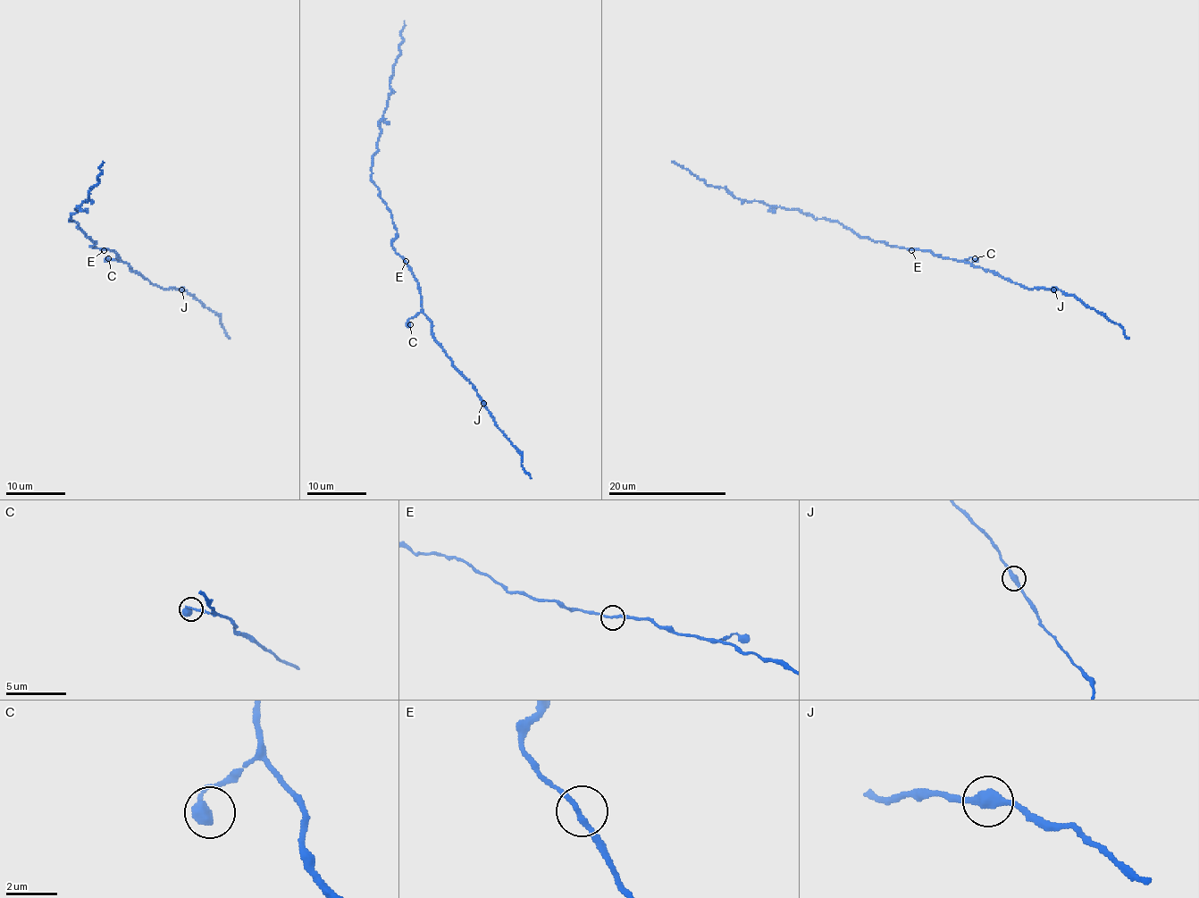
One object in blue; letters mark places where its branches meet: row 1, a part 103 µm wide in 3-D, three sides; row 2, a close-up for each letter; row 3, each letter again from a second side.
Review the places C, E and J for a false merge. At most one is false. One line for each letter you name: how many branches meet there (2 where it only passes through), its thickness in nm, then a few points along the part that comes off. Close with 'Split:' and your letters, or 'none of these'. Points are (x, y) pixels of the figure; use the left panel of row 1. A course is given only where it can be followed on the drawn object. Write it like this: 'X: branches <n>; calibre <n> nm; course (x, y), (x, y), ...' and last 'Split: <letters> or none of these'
Split: none of these

